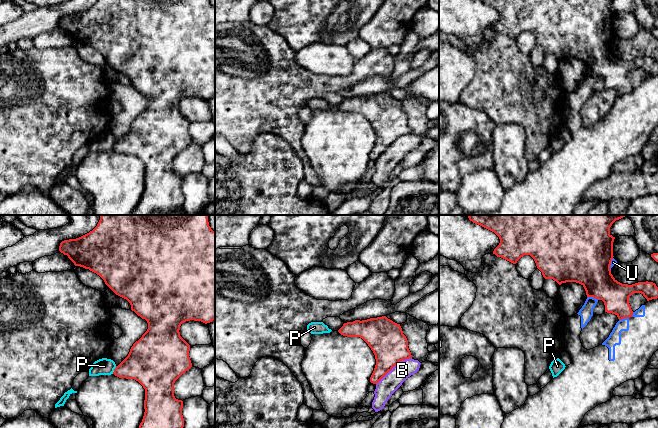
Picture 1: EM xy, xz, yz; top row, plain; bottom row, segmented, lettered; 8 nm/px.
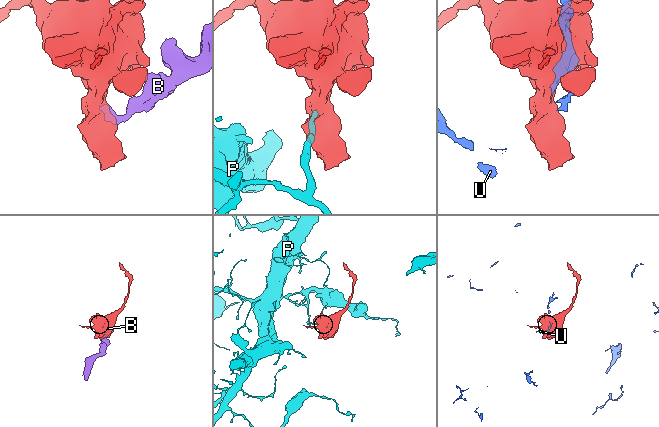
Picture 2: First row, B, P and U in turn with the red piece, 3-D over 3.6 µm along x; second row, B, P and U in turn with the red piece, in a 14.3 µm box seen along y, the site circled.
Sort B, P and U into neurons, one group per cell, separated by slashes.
B / P / U

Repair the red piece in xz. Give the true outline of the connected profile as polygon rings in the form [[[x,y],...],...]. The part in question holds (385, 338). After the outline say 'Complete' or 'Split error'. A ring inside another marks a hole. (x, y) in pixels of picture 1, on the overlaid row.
[[[386,316],[347,322],[338,332],[347,337],[360,337],[371,348],[376,359],[370,377],[373,384],[377,384],[398,362],[412,358],[400,324]]]. Complete

